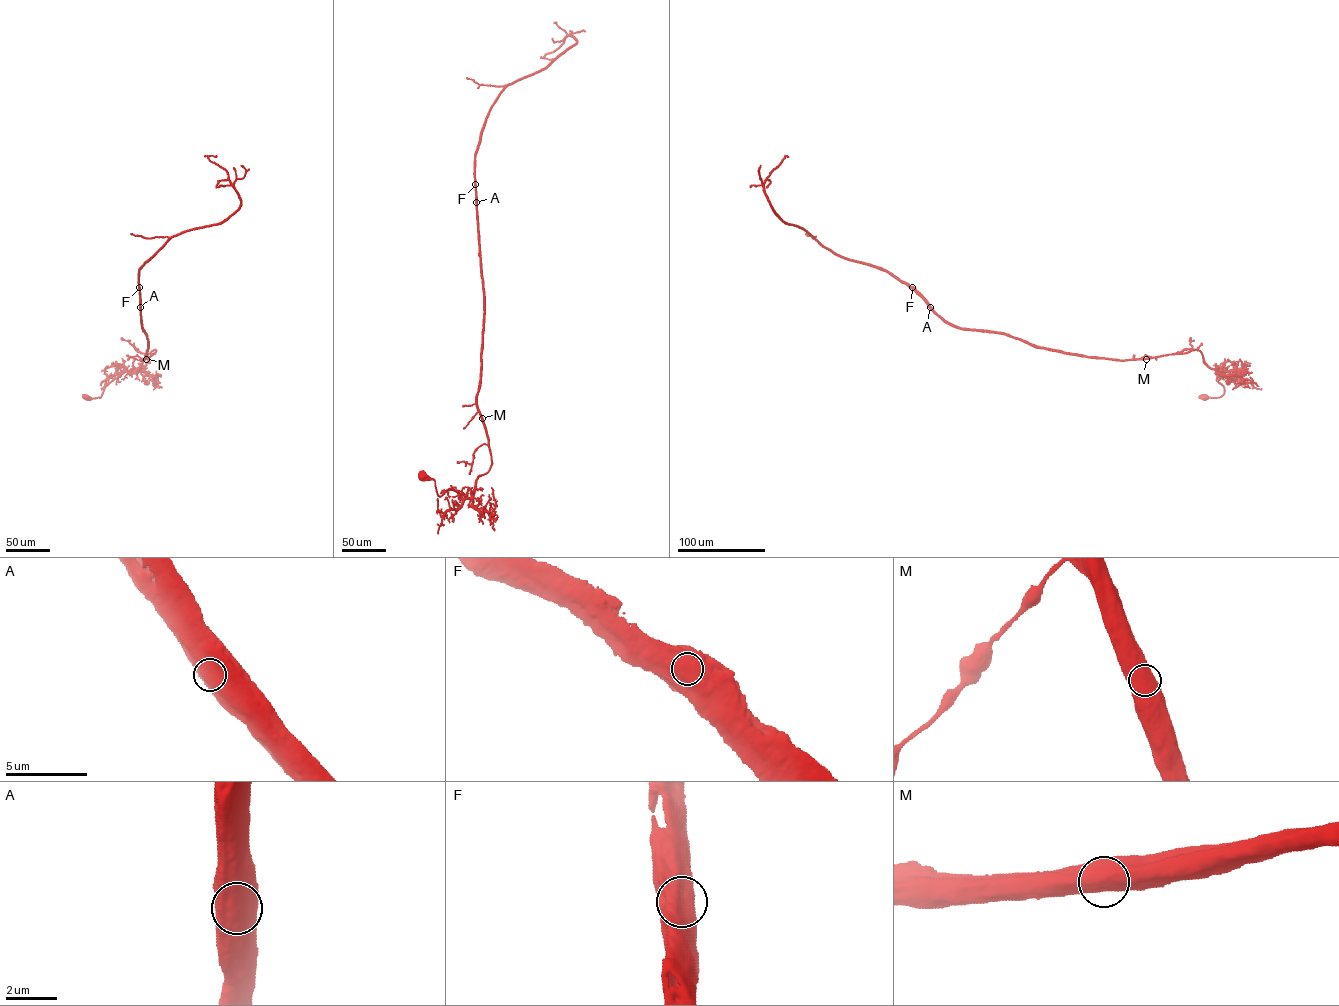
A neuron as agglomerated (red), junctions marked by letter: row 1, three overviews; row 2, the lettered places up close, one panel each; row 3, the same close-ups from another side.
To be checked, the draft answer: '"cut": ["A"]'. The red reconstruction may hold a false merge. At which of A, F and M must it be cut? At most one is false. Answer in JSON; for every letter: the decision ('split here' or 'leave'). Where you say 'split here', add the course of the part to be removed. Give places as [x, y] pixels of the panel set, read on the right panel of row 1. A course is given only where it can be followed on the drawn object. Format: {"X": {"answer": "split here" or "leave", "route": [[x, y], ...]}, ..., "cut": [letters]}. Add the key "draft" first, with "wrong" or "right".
{"draft": "wrong", "A": {"answer": "leave"}, "F": {"answer": "leave"}, "M": {"answer": "leave"}, "cut": []}

